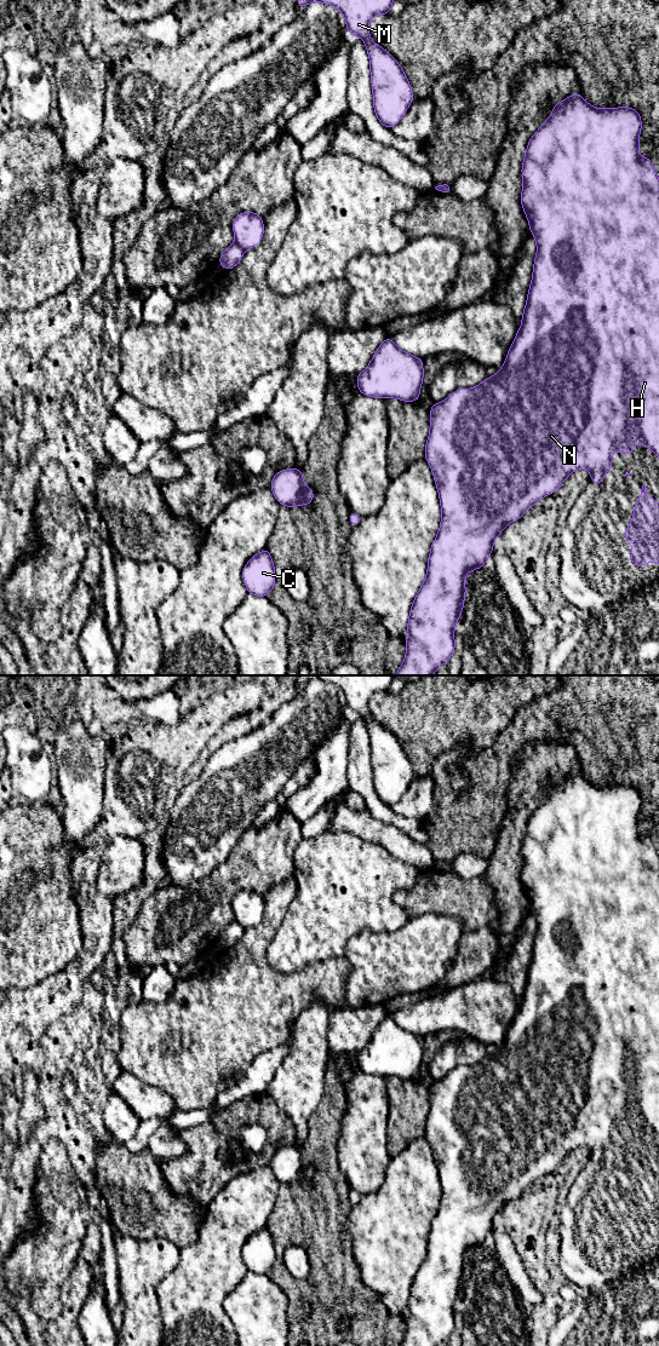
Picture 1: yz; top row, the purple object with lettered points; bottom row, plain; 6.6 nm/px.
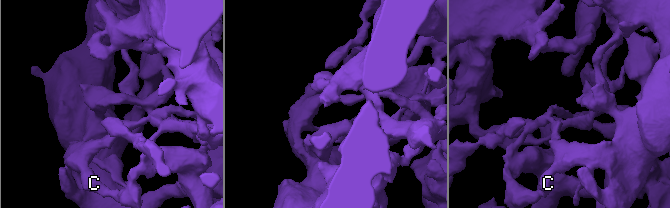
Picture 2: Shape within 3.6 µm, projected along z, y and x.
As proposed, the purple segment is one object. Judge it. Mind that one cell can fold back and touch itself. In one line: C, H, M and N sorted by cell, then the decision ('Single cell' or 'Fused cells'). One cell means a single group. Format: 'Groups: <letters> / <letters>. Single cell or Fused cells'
Groups: C H M N. Single cell

